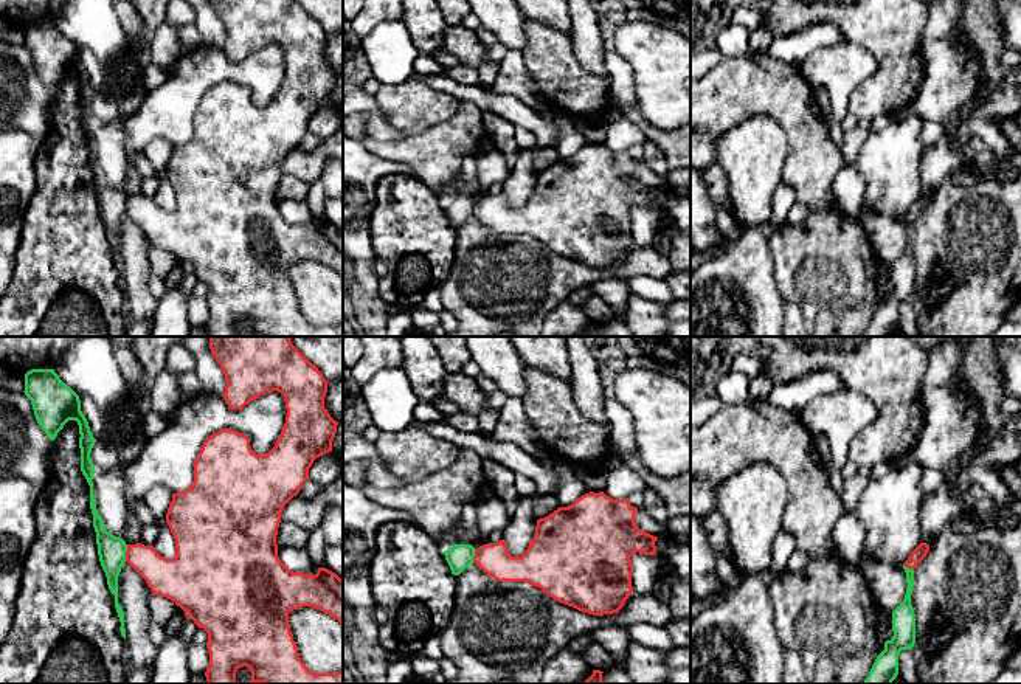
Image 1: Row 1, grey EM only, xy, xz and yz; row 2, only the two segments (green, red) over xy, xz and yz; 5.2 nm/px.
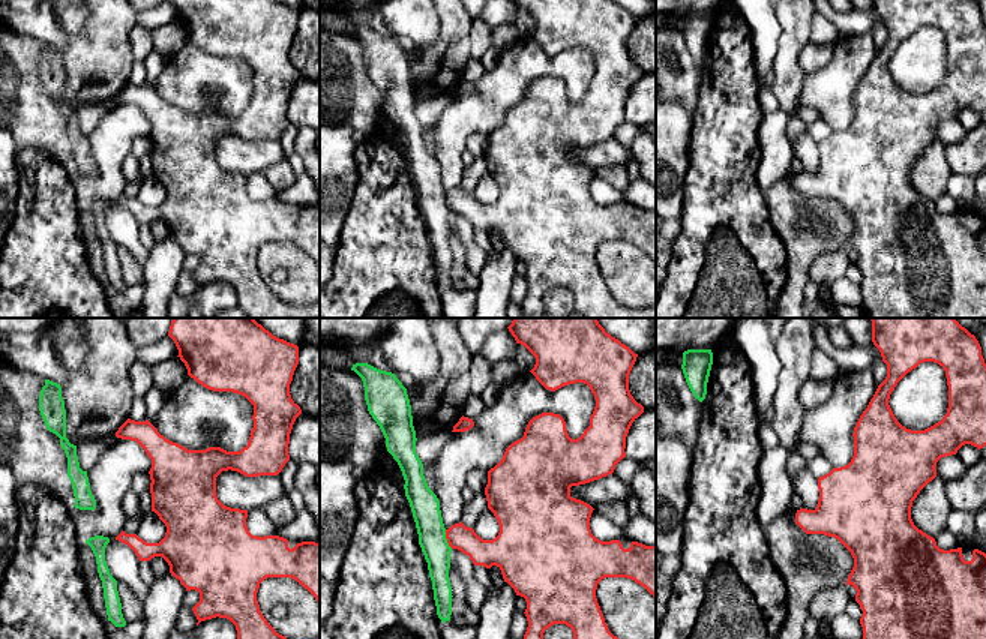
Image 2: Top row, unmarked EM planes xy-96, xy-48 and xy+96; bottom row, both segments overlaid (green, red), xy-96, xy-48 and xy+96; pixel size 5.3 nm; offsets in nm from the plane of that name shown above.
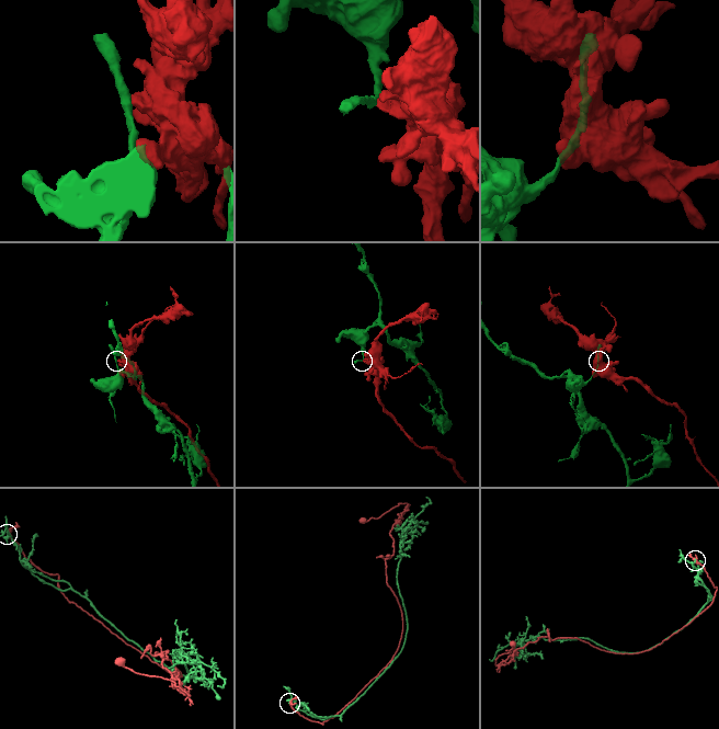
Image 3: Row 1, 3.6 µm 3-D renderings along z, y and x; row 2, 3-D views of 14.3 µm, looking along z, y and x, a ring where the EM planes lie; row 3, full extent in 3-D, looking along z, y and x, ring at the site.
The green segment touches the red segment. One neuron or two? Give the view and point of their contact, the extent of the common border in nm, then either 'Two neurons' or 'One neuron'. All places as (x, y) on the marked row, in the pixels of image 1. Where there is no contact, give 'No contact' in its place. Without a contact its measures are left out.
Touches green at xy (124, 552). Shared border 90 nm. Two neurons

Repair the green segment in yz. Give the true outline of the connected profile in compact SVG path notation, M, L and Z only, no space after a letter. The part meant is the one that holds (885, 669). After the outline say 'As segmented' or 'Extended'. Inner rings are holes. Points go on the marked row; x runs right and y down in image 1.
M903 565L906 572L906 594L903 602L892 611L891 641L884 642L884 650L877 656L864 684L892 684L898 675L898 655L902 650L912 650L915 644L915 614L911 605L914 586L914 569Z. As segmented

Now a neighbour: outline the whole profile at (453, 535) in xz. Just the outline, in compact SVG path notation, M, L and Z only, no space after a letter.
M461 518L441 535L439 544L442 551L455 544L472 544L475 549L479 548L479 541L462 529Z

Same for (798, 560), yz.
M796 549L796 551L791 554L791 557L790 557L788 563L787 563L787 571L798 572L798 571L804 569L805 565L807 565L810 560L812 560L812 558L810 558L810 555L808 555L807 552Z

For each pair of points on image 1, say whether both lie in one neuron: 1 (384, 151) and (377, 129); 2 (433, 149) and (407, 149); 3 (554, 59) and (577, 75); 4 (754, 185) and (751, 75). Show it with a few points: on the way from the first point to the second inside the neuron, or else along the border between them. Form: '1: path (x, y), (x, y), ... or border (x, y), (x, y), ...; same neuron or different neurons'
1: border (368, 135), (377, 140), (404, 140), (408, 137); different neurons
2: path (427, 149), (413, 149); same neuron
3: path (560, 65), (571, 75); same neuron
4: border (785, 131), (764, 115), (751, 115), (720, 134); different neurons

